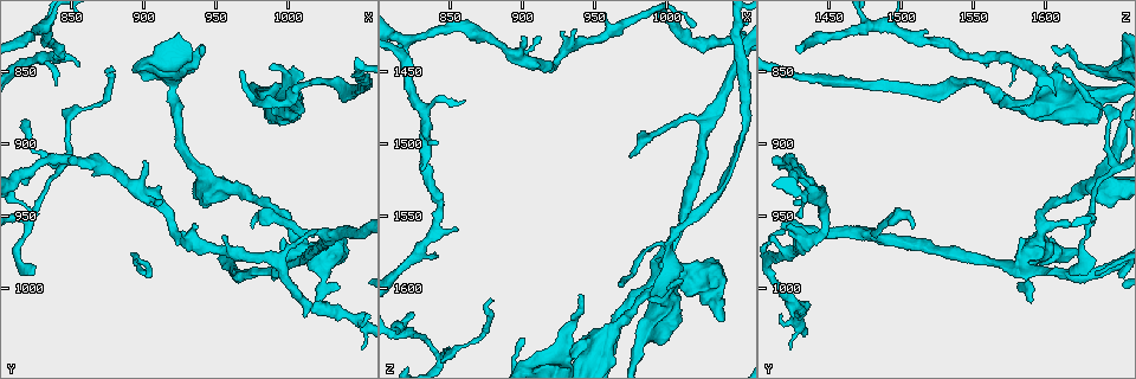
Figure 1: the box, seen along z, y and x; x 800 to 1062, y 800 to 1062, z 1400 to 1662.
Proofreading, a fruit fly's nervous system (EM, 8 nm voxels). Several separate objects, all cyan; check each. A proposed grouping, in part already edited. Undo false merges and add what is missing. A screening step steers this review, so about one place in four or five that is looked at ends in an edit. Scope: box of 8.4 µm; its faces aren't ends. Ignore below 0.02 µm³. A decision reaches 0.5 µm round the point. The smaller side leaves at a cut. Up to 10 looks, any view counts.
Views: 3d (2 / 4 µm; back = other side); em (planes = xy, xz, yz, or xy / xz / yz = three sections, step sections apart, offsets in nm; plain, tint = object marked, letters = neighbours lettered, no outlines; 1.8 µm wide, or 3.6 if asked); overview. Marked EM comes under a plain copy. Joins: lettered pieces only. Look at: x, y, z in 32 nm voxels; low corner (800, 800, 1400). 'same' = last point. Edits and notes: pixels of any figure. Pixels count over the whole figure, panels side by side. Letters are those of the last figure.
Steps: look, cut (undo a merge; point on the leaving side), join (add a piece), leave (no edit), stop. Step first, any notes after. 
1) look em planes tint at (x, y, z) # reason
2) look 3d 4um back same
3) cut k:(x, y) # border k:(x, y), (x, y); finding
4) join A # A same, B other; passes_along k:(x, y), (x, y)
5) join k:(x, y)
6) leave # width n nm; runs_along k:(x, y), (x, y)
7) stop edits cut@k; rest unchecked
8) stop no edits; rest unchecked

look em planes letters at (848, 878, 1646) # abrupt turn

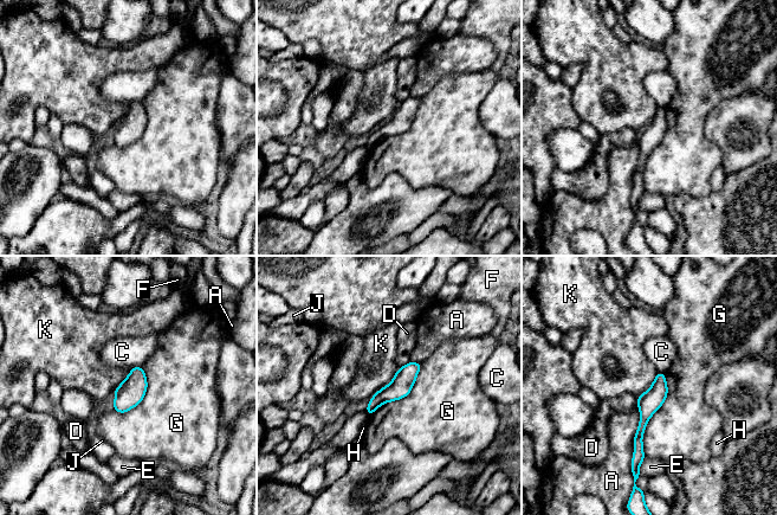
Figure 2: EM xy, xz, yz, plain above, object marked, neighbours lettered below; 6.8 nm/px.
leave # width 150 nm; A other, C other, D other, E other, F other, G other, H other, J other, K other; continuous, no second cell

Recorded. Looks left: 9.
look em planes letters at (838, 860, 1574) # branch stops here

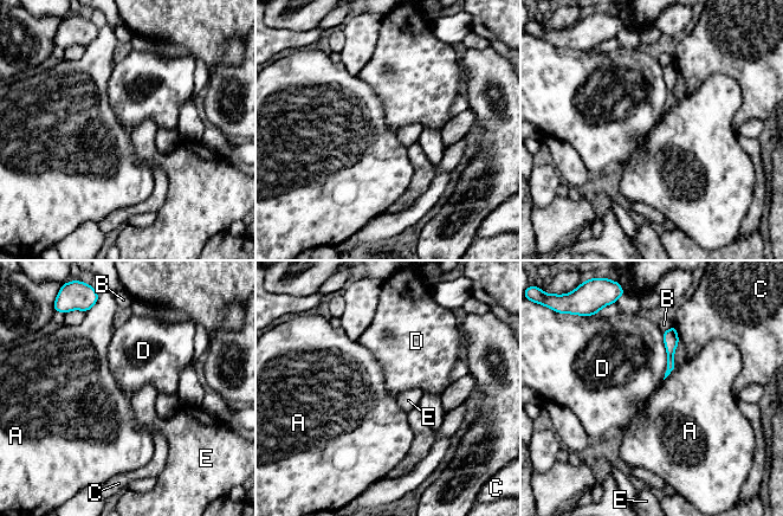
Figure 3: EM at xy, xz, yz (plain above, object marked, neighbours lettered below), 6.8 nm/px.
leave # A other, B other, C other, D other, E other; runs_along 3:(672, 330), (670, 368); no lettered piece goes on from it

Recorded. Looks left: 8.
look 3d 2um back at (820, 950, 1632) # three-way junction

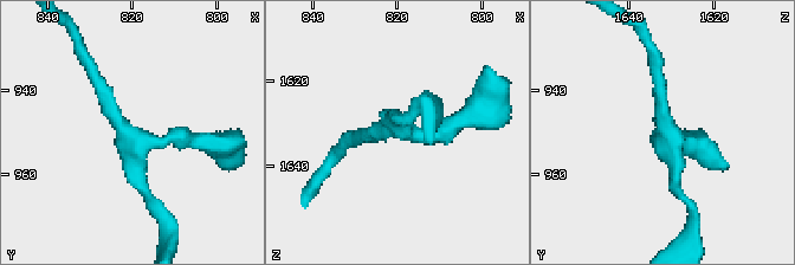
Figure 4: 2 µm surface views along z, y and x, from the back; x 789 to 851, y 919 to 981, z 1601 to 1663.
look em 3.6um planes letters at (821, 951, 1630) # arms 3

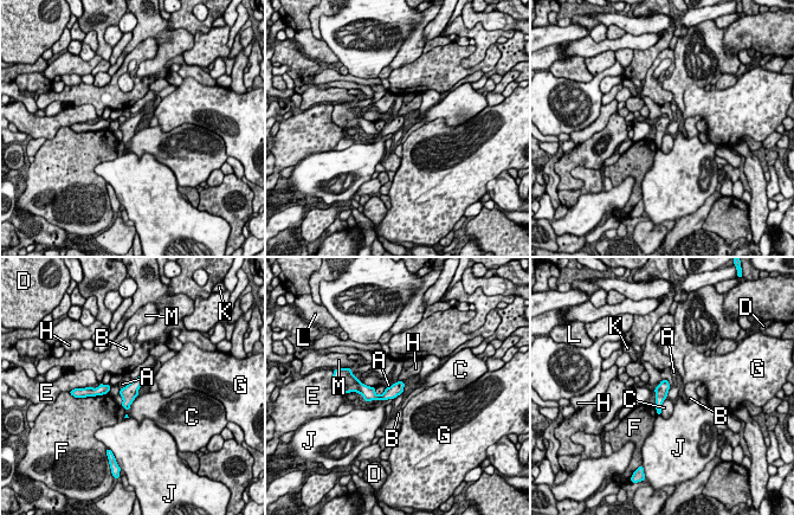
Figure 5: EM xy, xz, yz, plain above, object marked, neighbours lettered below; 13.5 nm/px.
leave # longest_contact C 280 nm; A other, B other, C other, D other, E other, F other, G other, H other, J other, K other, L other, M other; all the same cell

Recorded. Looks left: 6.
look 3d 4um back at (944, 930, 1642) # calibre changes

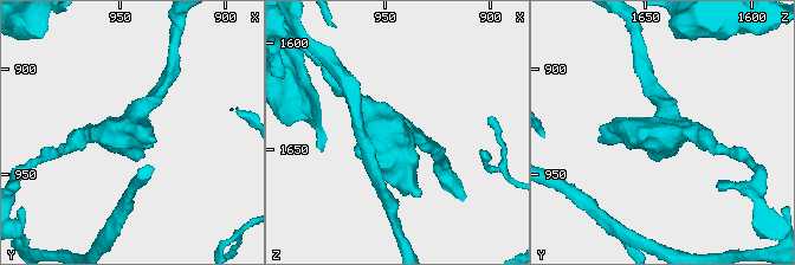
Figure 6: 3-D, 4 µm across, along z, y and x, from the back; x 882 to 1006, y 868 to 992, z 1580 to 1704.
look em planes letters at (945, 929, 1643)

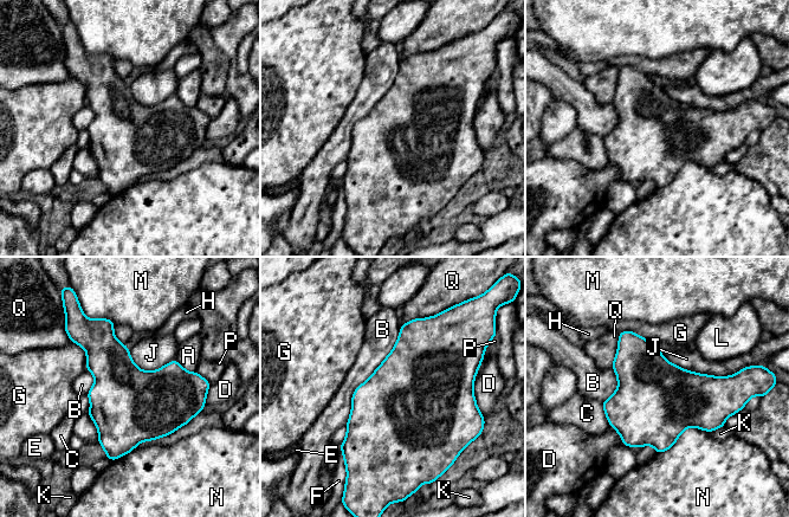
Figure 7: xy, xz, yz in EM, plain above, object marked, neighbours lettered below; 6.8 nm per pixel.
leave # A other, B other, C other, D other, E other, F other, G other, H other, J other, K other, L other, M other, N other, P other, Q other; border 7:(659, 348), (690, 370), (738, 372); one cell here

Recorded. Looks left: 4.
look em planes letters at (990, 994, 1586) # branch stops here

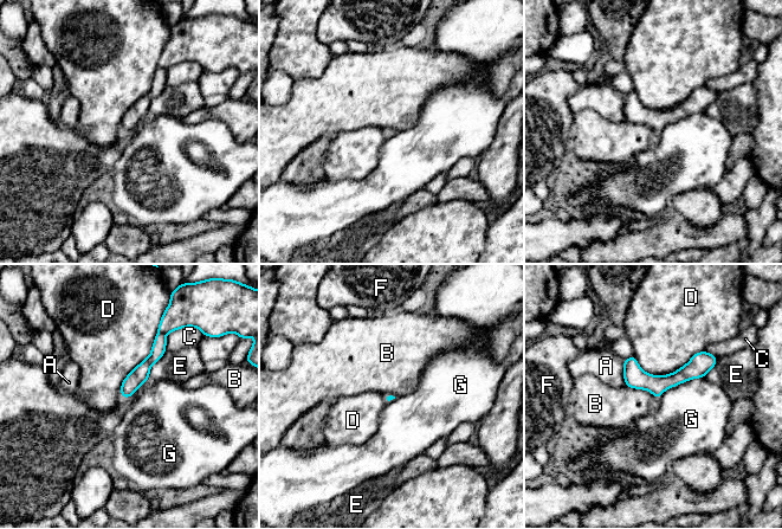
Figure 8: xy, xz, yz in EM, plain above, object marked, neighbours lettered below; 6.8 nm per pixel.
cut 8:(159, 348) # longest_contact D 500 nm; A other, B other, C other, D other, E other, F other, G other; two cells meet here

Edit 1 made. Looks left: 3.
stop edits cut@8; rest unchecked

